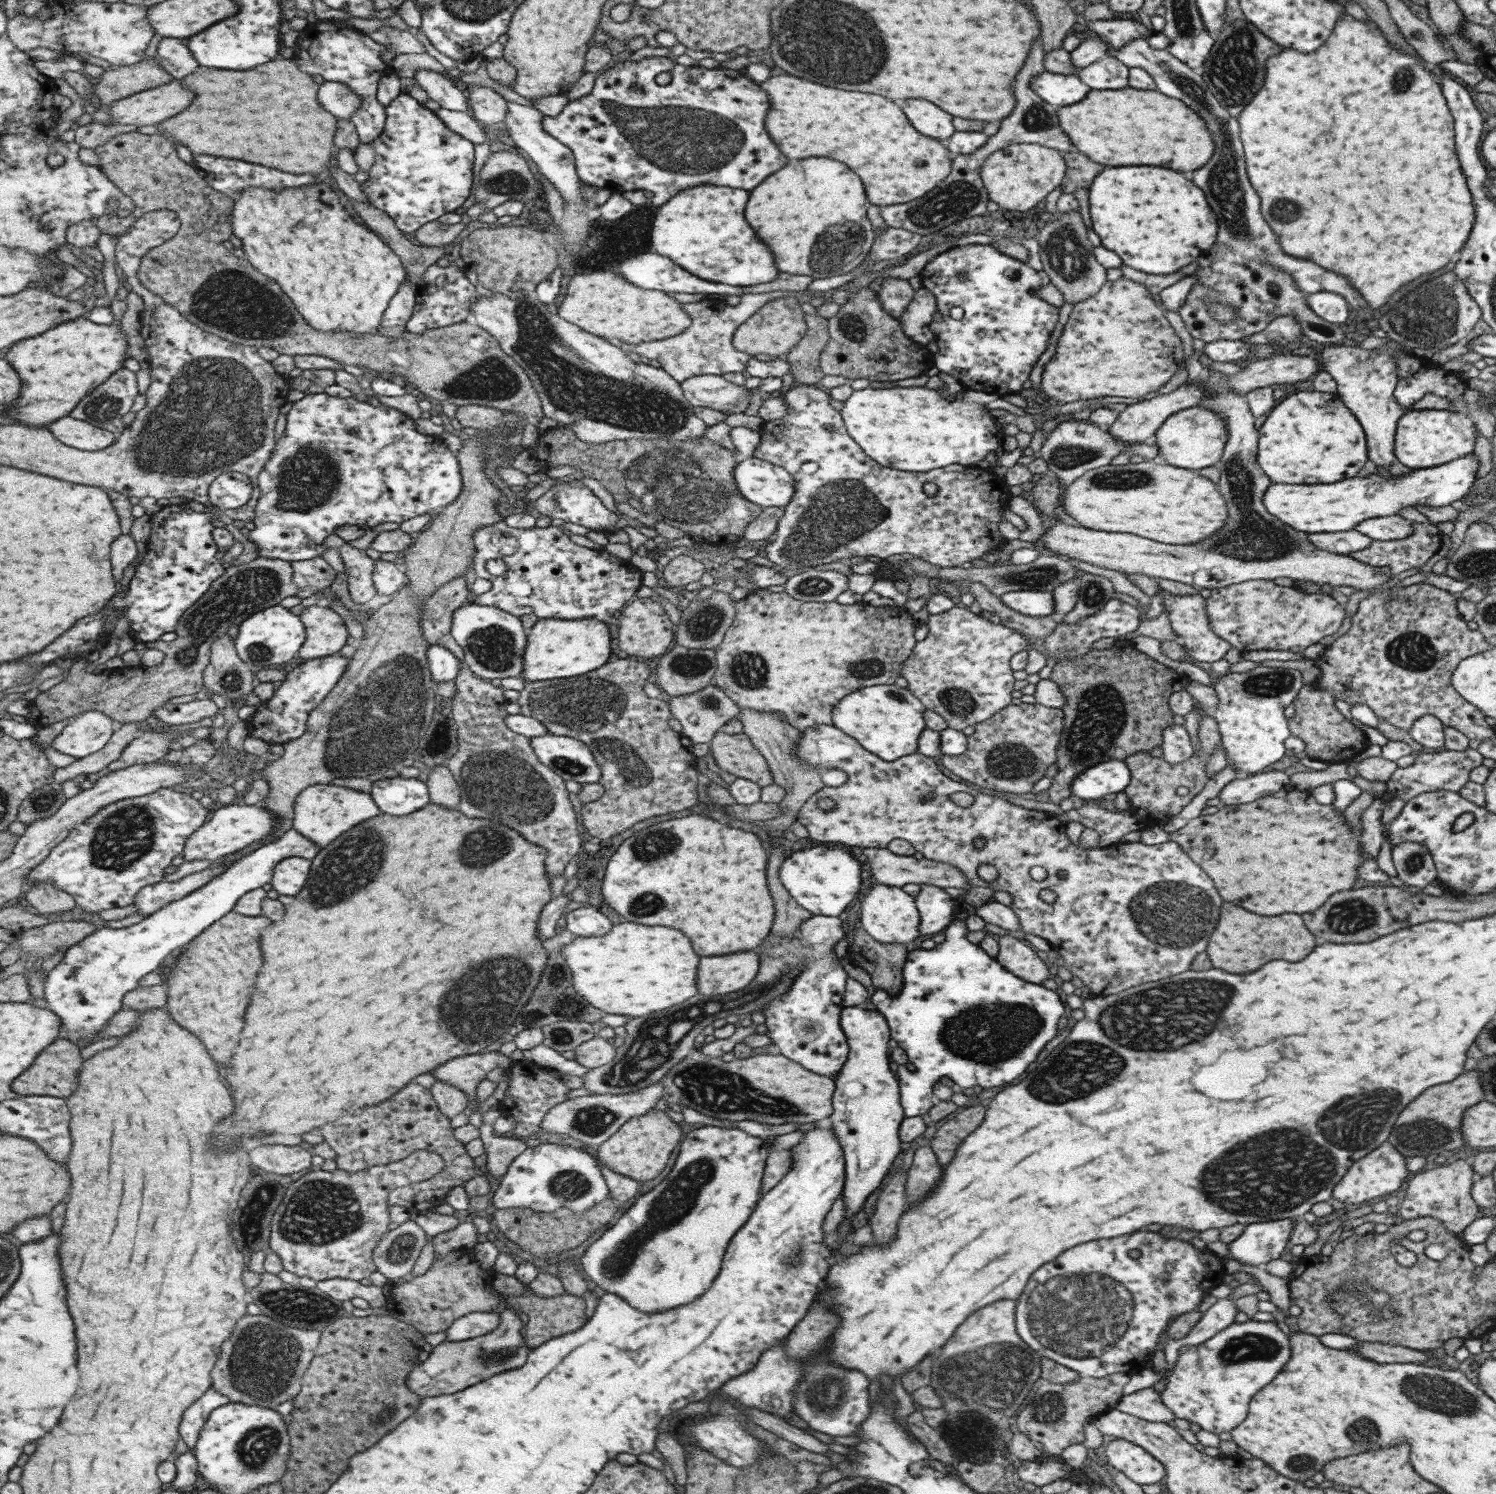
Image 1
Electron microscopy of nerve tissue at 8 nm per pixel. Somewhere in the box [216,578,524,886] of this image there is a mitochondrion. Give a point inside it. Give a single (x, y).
(368, 730)

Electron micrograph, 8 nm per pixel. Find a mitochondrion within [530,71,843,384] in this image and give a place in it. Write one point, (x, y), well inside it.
(676, 138)

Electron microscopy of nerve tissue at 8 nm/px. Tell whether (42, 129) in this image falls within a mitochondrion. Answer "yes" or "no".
no

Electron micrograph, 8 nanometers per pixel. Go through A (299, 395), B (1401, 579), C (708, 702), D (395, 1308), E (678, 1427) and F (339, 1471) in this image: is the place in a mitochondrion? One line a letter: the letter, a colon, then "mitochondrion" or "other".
A: other
B: other
C: mitochondrion
D: other
E: other
F: other

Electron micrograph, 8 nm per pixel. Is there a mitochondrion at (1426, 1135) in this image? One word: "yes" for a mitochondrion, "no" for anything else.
yes

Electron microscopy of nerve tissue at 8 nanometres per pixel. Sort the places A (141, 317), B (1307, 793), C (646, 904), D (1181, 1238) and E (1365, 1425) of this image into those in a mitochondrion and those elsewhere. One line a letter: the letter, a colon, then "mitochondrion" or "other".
A: other
B: other
C: mitochondrion
D: other
E: mitochondrion

